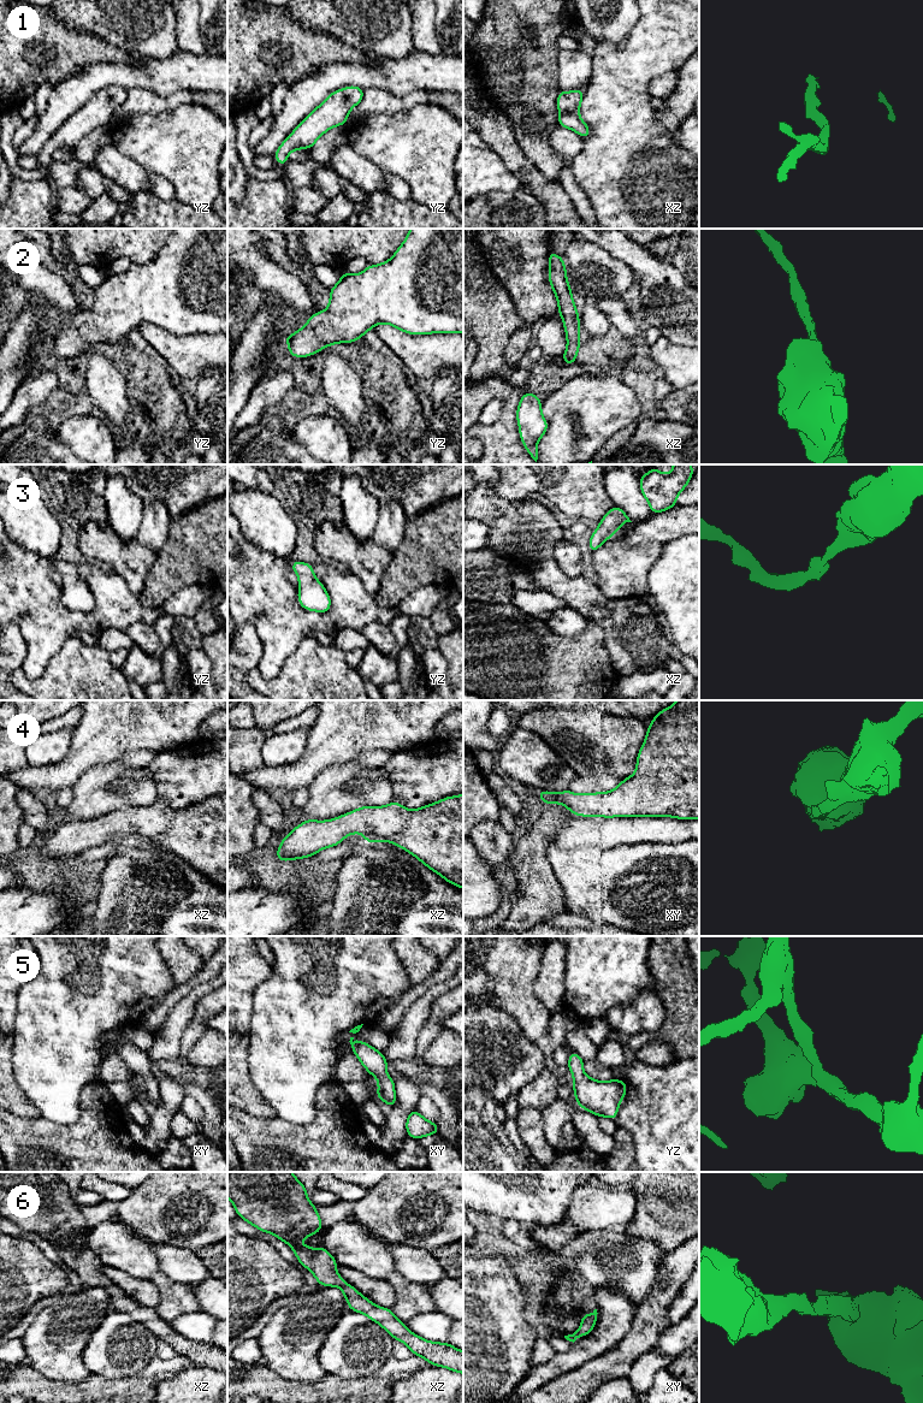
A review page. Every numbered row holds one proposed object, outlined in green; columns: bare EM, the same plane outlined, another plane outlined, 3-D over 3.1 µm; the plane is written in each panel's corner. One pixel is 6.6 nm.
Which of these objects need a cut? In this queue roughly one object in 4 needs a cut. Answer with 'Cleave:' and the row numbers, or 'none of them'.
Cleave: none of them

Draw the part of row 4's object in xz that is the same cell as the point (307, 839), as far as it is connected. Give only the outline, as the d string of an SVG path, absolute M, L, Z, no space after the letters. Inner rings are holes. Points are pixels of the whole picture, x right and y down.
M463 794L446 797L416 810L408 810L398 801L391 801L386 806L361 806L329 821L306 819L283 837L276 857L278 860L286 862L315 856L319 851L335 847L350 834L357 833L361 833L367 842L386 841L406 850L446 882L463 889Z

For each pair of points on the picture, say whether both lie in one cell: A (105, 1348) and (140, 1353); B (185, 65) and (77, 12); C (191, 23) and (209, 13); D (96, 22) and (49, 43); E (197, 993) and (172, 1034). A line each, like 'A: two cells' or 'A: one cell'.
A: one cell
B: two cells
C: two cells
D: two cells
E: one cell

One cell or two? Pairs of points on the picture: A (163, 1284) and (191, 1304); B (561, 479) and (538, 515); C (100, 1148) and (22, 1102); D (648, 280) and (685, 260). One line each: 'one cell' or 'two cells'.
A: one cell
B: two cells
C: two cells
D: two cells

